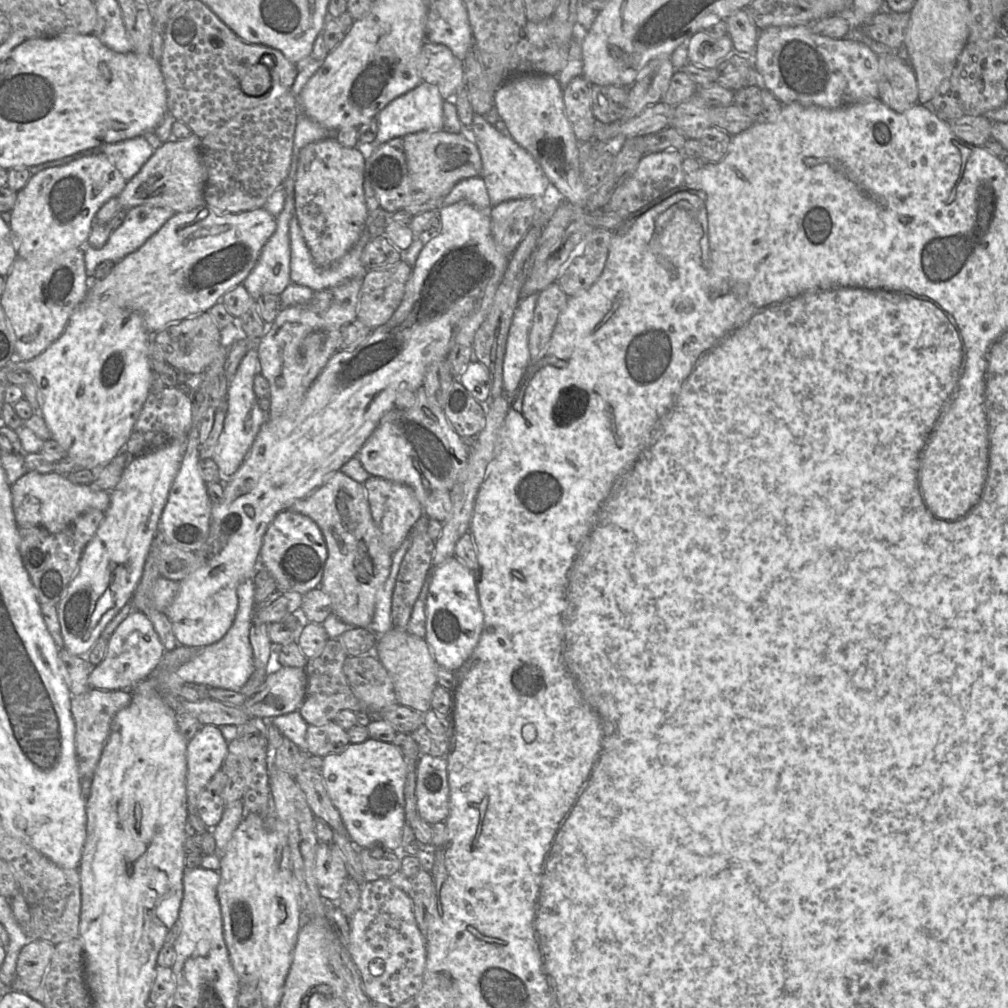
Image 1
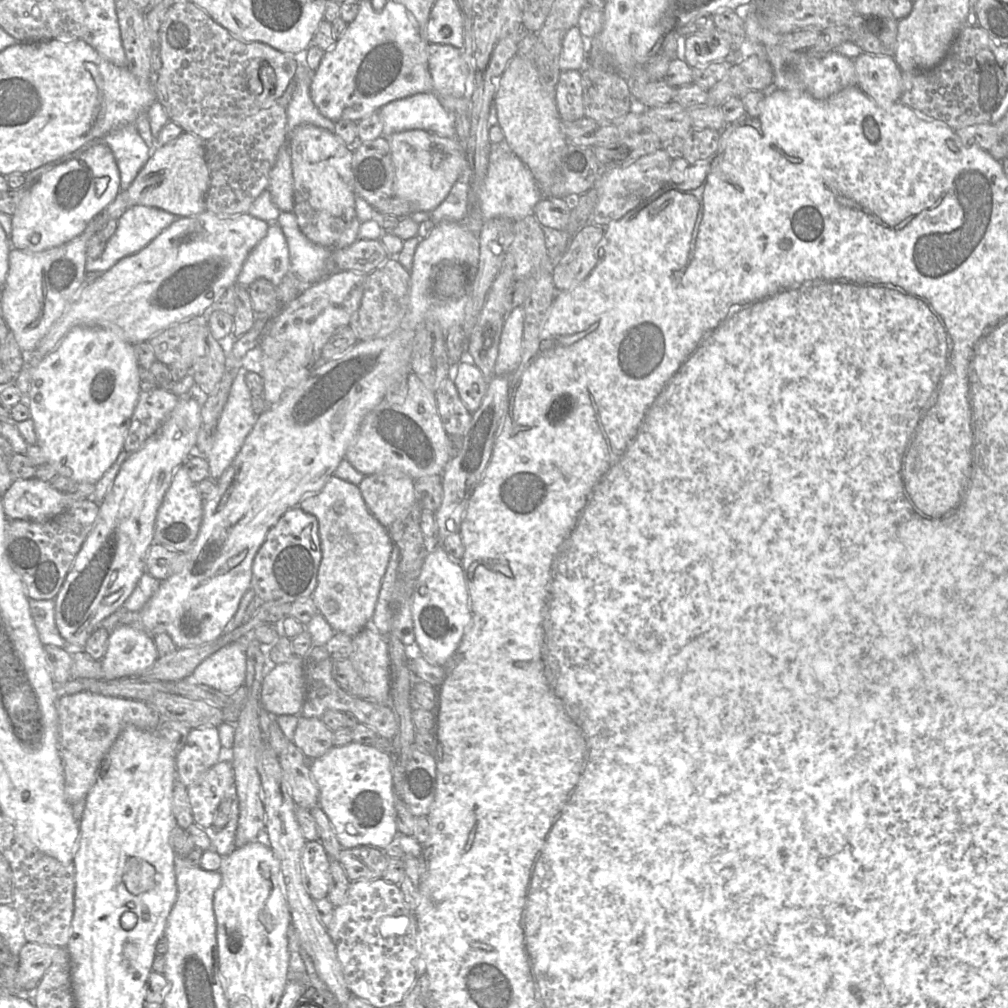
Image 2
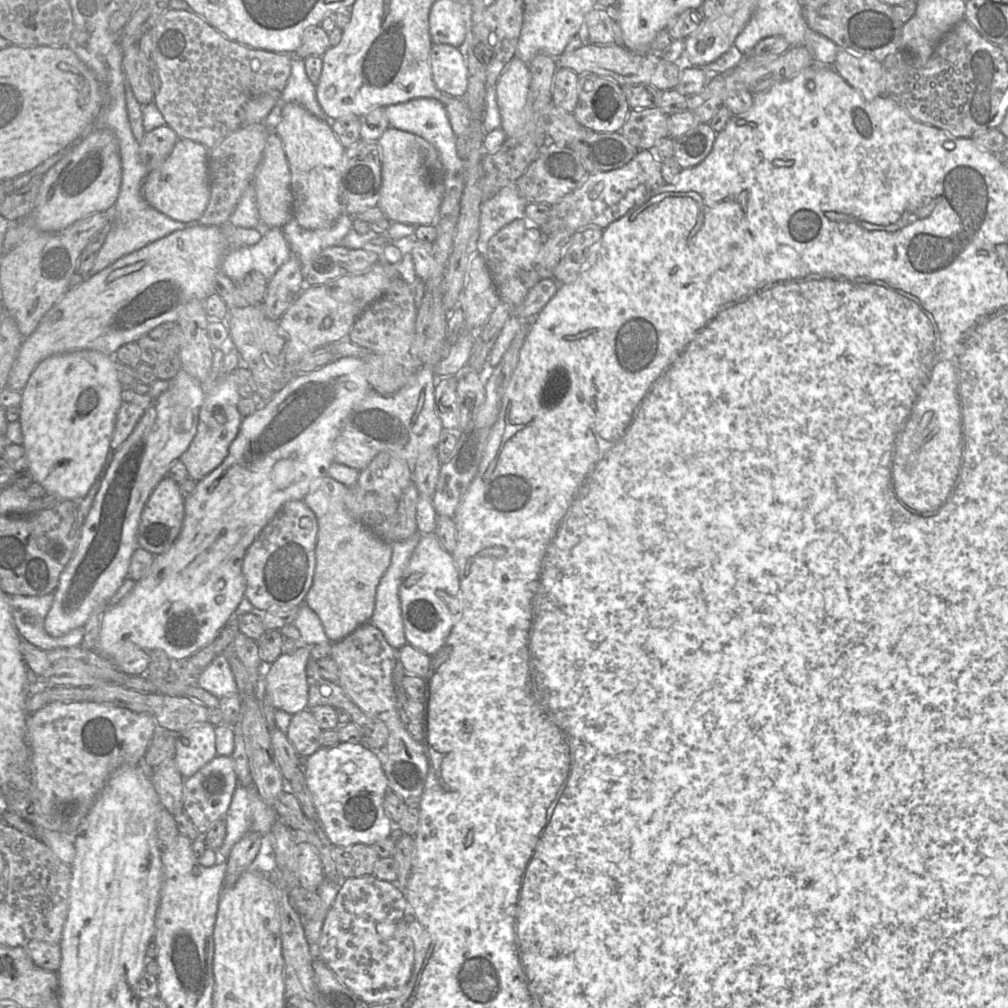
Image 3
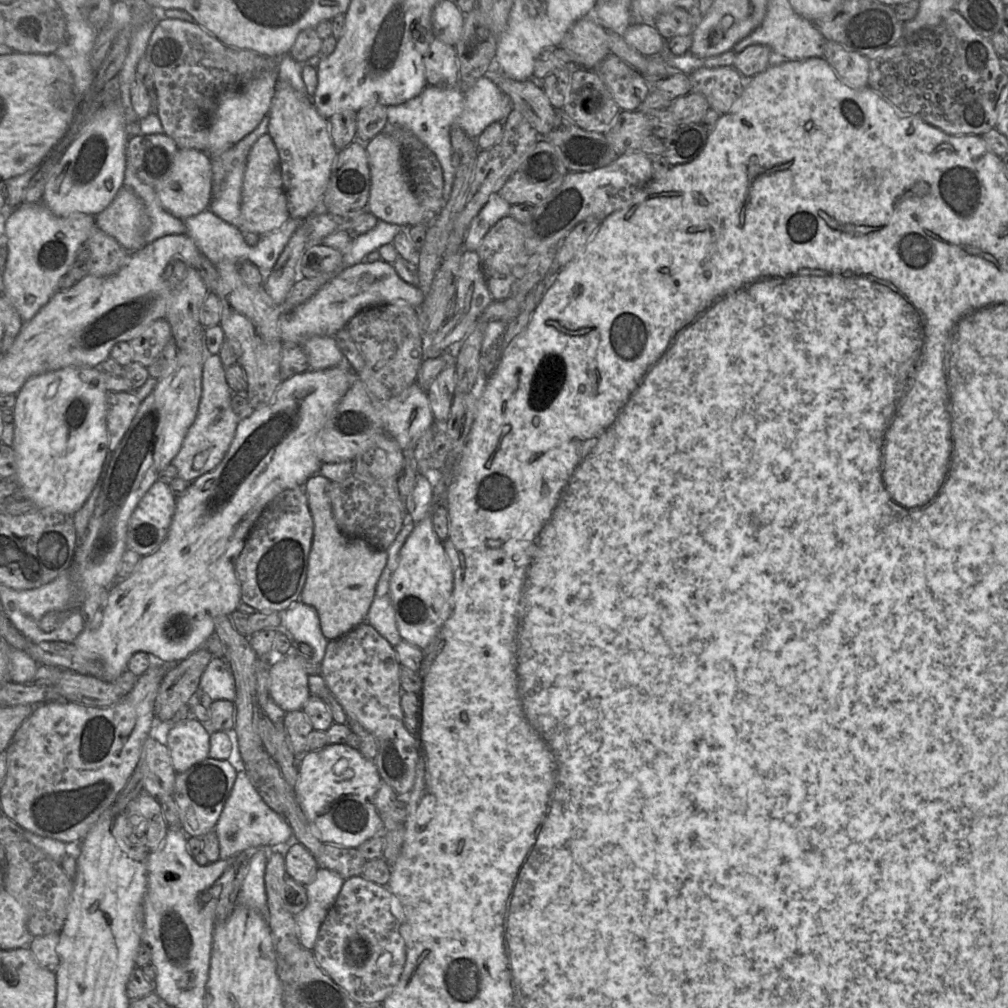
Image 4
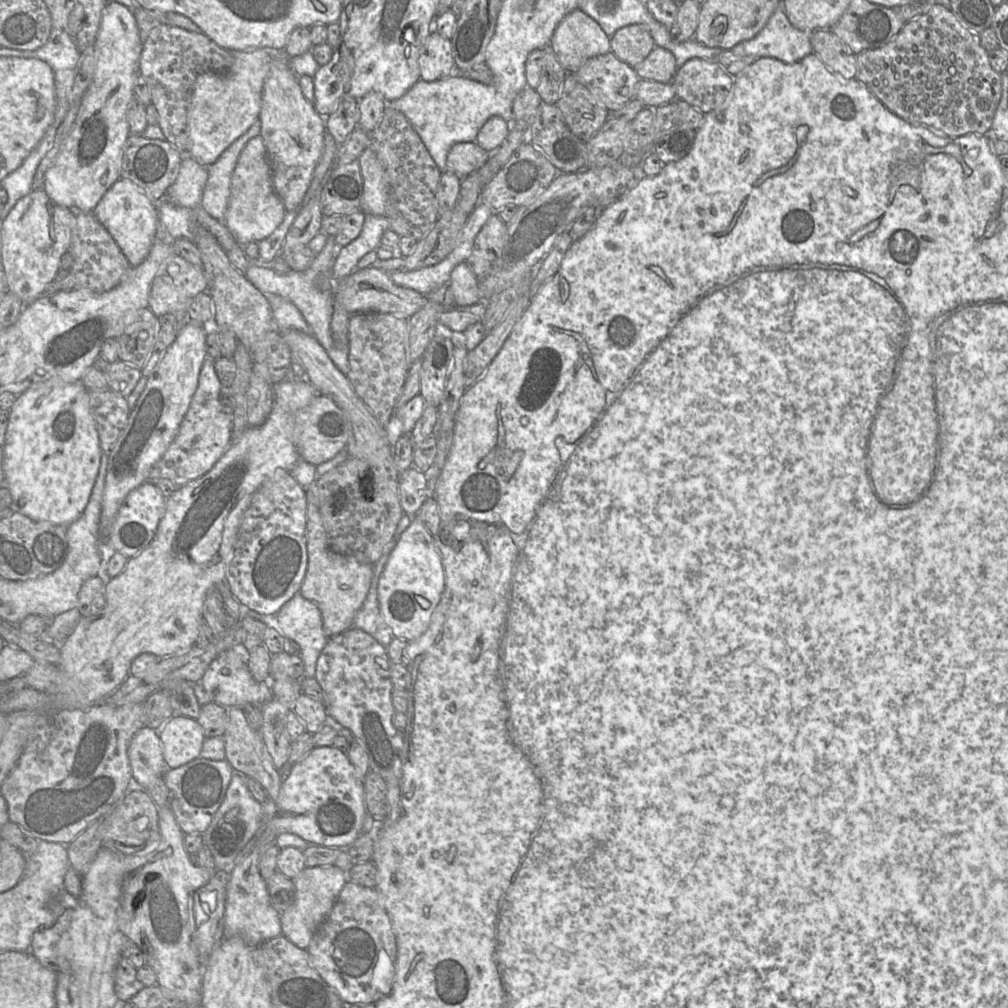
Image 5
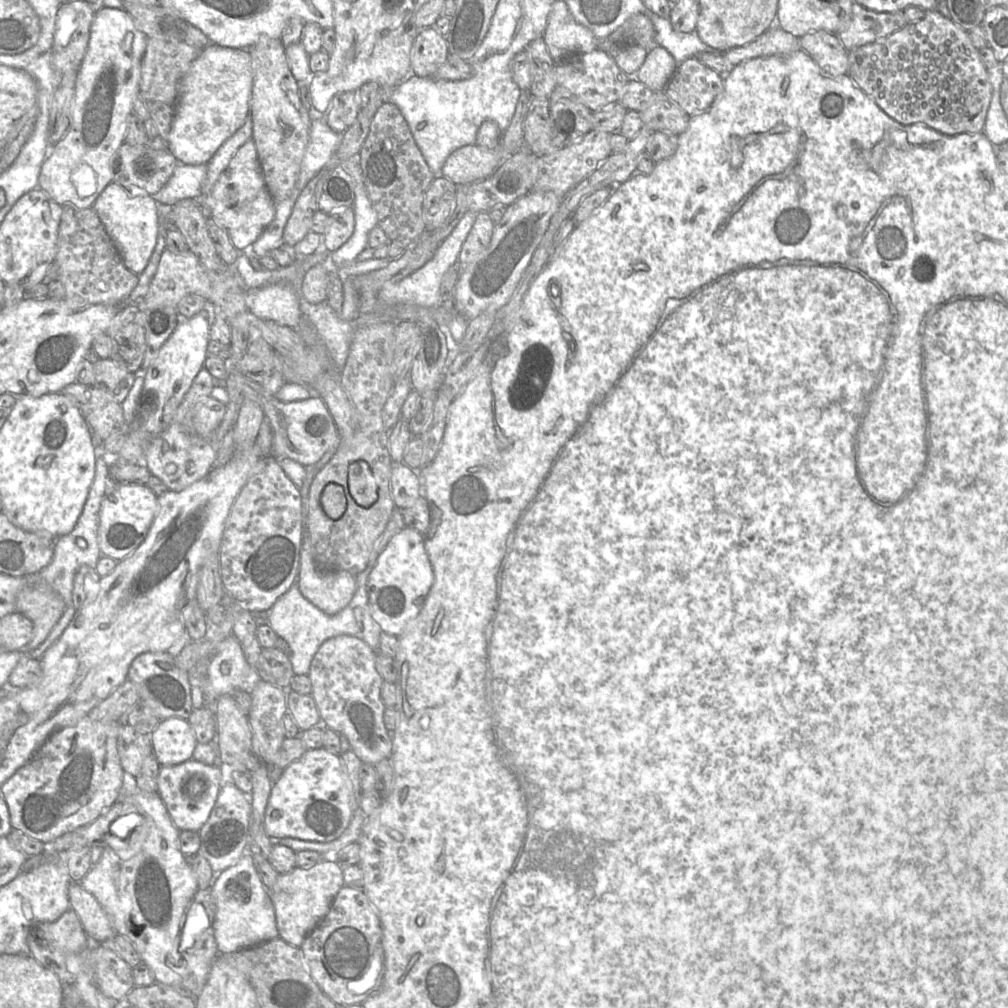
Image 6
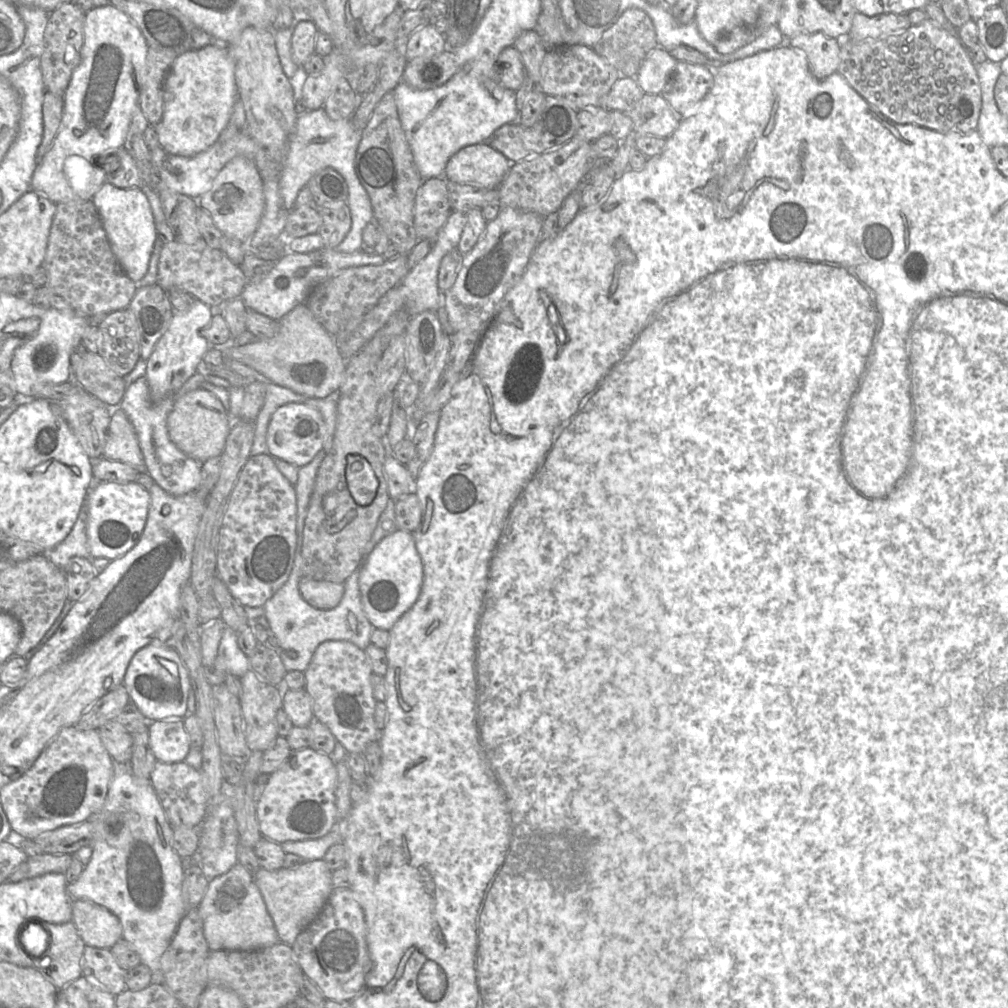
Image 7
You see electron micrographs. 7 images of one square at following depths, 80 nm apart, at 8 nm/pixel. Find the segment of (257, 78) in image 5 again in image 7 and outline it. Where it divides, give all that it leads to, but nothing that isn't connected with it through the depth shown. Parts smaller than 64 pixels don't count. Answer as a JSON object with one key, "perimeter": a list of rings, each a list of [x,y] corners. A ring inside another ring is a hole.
{"perimeter":[[[213,42],[203,48],[189,50],[174,59],[163,86],[163,116],[158,124],[153,125],[158,134],[160,147],[168,155],[189,157],[198,154],[213,145],[226,127],[238,98],[234,62],[228,50],[226,44]]]}

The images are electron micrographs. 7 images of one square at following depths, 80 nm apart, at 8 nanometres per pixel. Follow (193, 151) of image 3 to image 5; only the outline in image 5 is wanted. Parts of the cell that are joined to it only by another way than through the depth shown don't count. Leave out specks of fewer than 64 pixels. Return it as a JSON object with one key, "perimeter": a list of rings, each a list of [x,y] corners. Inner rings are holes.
{"perimeter":[[[184,154],[177,177],[166,192],[166,198],[180,207],[195,209],[201,199],[208,178],[208,167]]]}

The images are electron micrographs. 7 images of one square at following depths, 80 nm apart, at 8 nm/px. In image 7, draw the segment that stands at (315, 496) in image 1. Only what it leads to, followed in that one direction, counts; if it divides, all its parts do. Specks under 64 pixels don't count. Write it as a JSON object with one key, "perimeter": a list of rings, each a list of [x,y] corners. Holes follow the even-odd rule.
{"perimeter":[[[303,577],[299,581],[301,597],[312,607],[322,610],[335,608],[344,594],[343,583],[313,580]]]}

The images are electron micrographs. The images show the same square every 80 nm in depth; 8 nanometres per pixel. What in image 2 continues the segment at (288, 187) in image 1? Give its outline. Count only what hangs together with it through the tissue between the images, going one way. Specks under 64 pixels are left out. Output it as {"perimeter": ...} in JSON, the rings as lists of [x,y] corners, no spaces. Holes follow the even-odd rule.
{"perimeter":[[[278,221],[271,222],[266,235],[248,254],[239,274],[237,282],[244,288],[259,278],[265,278],[277,287],[283,278],[290,272],[290,255],[286,238],[278,224]]]}

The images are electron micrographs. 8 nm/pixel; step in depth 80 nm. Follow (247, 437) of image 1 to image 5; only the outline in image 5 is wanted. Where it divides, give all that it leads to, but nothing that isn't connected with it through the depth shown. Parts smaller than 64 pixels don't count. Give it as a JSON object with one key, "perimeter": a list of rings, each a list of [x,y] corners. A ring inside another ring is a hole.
{"perimeter":[[[206,357],[199,373],[197,388],[178,432],[155,465],[161,470],[163,478],[173,481],[179,487],[208,472],[231,442],[232,414],[221,408],[221,385],[214,369],[214,359]]]}

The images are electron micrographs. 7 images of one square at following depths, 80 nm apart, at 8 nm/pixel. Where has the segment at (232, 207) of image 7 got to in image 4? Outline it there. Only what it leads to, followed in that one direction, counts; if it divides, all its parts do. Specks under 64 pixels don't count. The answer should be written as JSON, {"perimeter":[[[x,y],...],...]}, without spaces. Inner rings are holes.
{"perimeter":[[[267,132],[256,140],[247,156],[242,183],[240,217],[235,226],[243,235],[247,233],[263,235],[282,226],[290,217],[280,173],[279,154]]]}

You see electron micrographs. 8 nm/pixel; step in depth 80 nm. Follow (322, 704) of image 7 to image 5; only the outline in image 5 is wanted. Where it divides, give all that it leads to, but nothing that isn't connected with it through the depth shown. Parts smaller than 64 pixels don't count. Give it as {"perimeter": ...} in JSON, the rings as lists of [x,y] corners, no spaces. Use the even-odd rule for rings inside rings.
{"perimeter":[[[350,628],[327,640],[317,659],[314,678],[325,694],[324,705],[329,718],[350,730],[361,742],[368,754],[370,769],[380,775],[384,781],[402,781],[409,754],[409,742],[405,731],[398,730],[392,722],[395,709],[392,704],[391,664],[385,646],[368,633]]]}

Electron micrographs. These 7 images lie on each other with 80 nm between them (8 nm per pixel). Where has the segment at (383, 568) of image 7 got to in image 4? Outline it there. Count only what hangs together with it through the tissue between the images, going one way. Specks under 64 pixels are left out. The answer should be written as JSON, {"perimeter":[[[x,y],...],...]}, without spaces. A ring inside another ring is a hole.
{"perimeter":[[[431,516],[415,523],[403,544],[390,580],[390,598],[402,640],[426,649],[449,619],[453,608],[454,573],[446,548],[436,536]]]}

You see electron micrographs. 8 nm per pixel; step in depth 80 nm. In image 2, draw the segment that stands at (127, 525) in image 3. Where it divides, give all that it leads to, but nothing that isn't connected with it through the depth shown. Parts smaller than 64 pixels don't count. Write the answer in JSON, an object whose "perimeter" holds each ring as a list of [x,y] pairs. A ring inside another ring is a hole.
{"perimeter":[[[179,396],[179,400],[156,434],[138,450],[129,454],[122,463],[112,486],[99,506],[96,522],[77,553],[64,583],[53,599],[55,623],[60,636],[74,648],[84,648],[91,634],[104,619],[120,609],[145,573],[145,557],[154,543],[154,527],[158,508],[170,486],[176,469],[194,453],[201,425],[202,407],[192,397]]]}

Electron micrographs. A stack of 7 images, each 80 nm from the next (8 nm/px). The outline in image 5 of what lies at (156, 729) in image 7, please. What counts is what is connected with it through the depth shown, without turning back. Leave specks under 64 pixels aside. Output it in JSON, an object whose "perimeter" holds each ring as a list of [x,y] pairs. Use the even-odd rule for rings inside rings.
{"perimeter":[[[172,716],[158,731],[166,768],[177,768],[198,757],[205,736],[196,719]]]}

